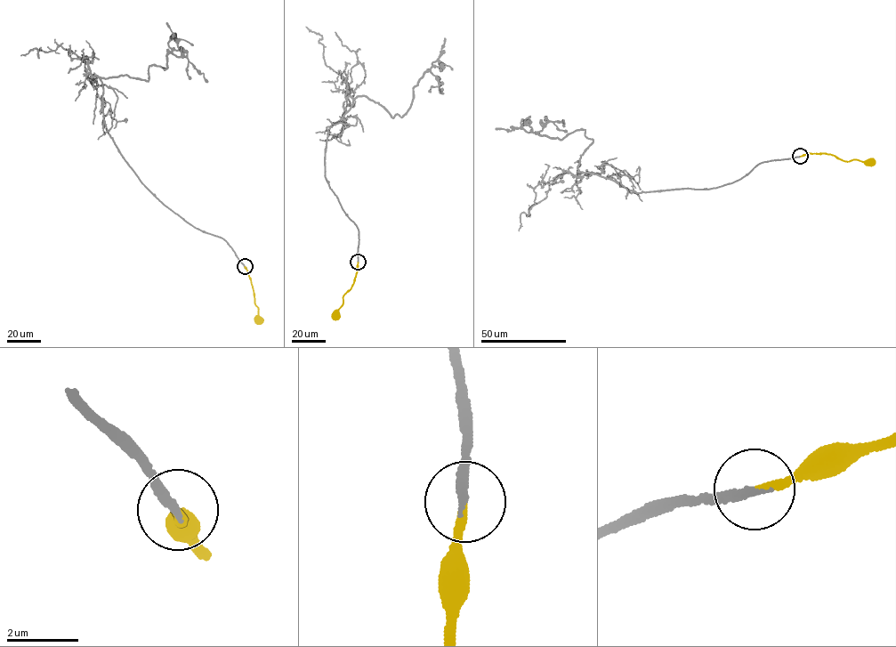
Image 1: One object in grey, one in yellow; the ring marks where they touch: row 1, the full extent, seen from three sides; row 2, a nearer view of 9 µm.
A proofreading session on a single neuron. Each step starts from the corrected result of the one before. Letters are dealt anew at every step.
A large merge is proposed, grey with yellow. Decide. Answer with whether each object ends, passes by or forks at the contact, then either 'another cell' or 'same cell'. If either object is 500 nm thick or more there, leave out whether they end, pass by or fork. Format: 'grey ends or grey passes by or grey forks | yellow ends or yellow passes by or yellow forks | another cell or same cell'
grey ends | yellow ends | same cell

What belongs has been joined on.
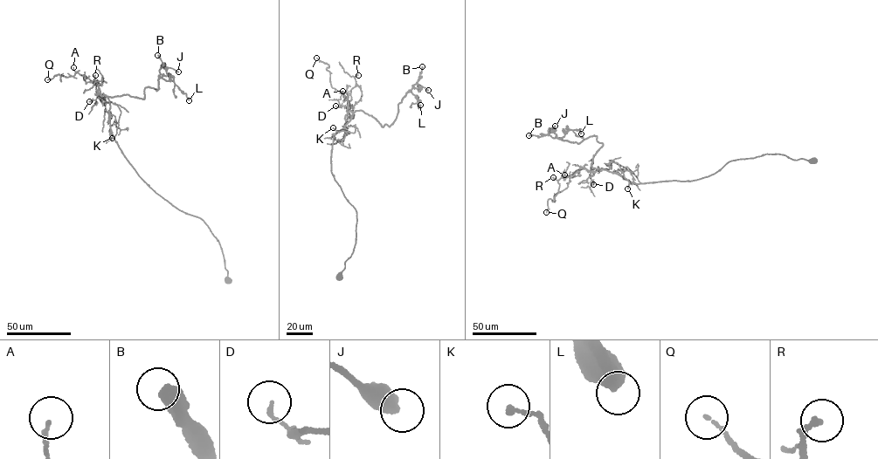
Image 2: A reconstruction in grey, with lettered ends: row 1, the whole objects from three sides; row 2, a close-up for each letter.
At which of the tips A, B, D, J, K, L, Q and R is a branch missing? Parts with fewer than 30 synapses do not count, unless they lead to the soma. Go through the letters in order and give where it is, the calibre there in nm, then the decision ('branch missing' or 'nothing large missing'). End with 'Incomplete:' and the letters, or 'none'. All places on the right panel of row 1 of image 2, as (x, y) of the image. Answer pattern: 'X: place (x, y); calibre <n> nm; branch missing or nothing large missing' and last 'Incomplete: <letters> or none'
A: place (564, 174); calibre 130 nm; nothing large missing
B: place (528, 135); calibre 600 nm; nothing large missing
D: place (593, 184); calibre 140 nm; nothing large missing
J: place (555, 126); calibre 550 nm; nothing large missing
K: place (627, 188); calibre 160 nm; nothing large missing
L: place (581, 133); calibre 600 nm; nothing large missing
Q: place (546, 212); calibre 100 nm; nothing large missing
R: place (553, 177); calibre 200 nm; nothing large missing
Incomplete: none

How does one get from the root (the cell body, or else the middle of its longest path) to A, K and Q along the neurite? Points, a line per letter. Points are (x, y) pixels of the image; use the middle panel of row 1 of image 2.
A: (339, 276), (353, 252), (357, 219), (355, 208), (331, 171), (333, 137), (352, 116), (351, 106), (342, 91)
K: (339, 276), (357, 218), (330, 158), (333, 137), (352, 112), (345, 126), (355, 132), (333, 127)
Q: (339, 276), (357, 218), (330, 158), (351, 106), (316, 58)

